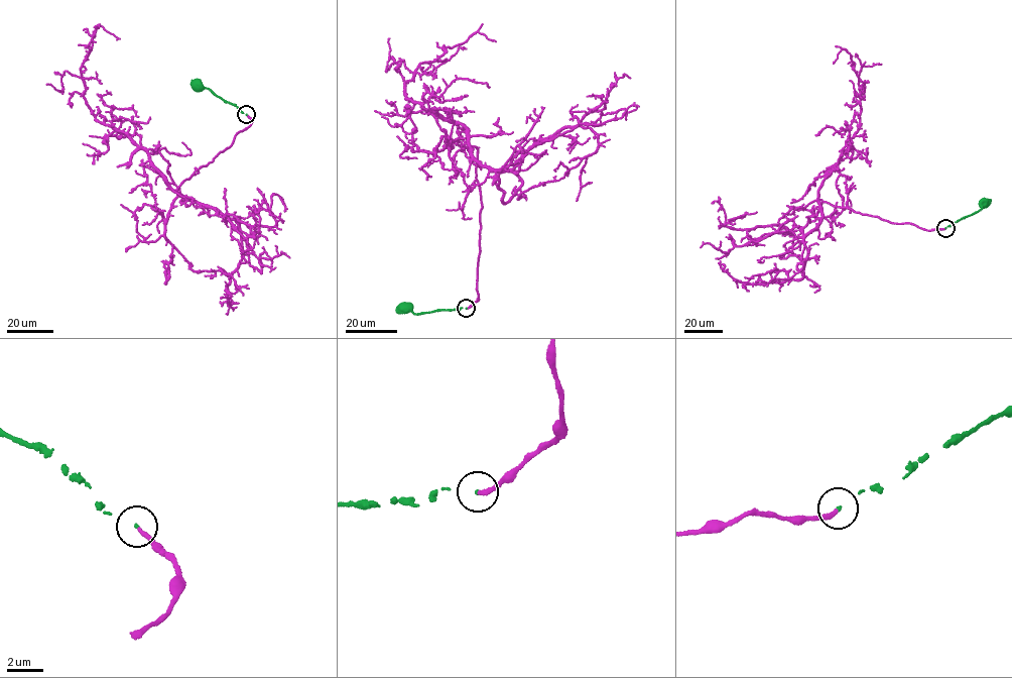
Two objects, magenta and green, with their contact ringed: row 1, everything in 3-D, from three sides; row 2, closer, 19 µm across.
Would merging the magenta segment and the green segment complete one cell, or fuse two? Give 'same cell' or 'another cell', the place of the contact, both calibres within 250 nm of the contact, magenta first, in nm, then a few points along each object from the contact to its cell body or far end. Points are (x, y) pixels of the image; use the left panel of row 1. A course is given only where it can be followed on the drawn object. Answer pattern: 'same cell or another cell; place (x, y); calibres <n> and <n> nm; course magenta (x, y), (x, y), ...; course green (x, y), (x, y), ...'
same cell; place (246, 114); calibres 240 and 100 nm; course magenta (247, 114), (250, 125), (174, 191), (146, 151), (97, 121), (83, 97), (81, 67), (96, 28), (119, 38); course green (246, 114), (209, 89), (196, 87)

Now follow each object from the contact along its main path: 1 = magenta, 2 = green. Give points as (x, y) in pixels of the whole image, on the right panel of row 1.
1: (944, 228), (929, 230), (819, 204), (818, 189), (851, 144), (861, 110), (850, 53), (841, 48), (833, 64)
2: (945, 227), (981, 209), (984, 203)

